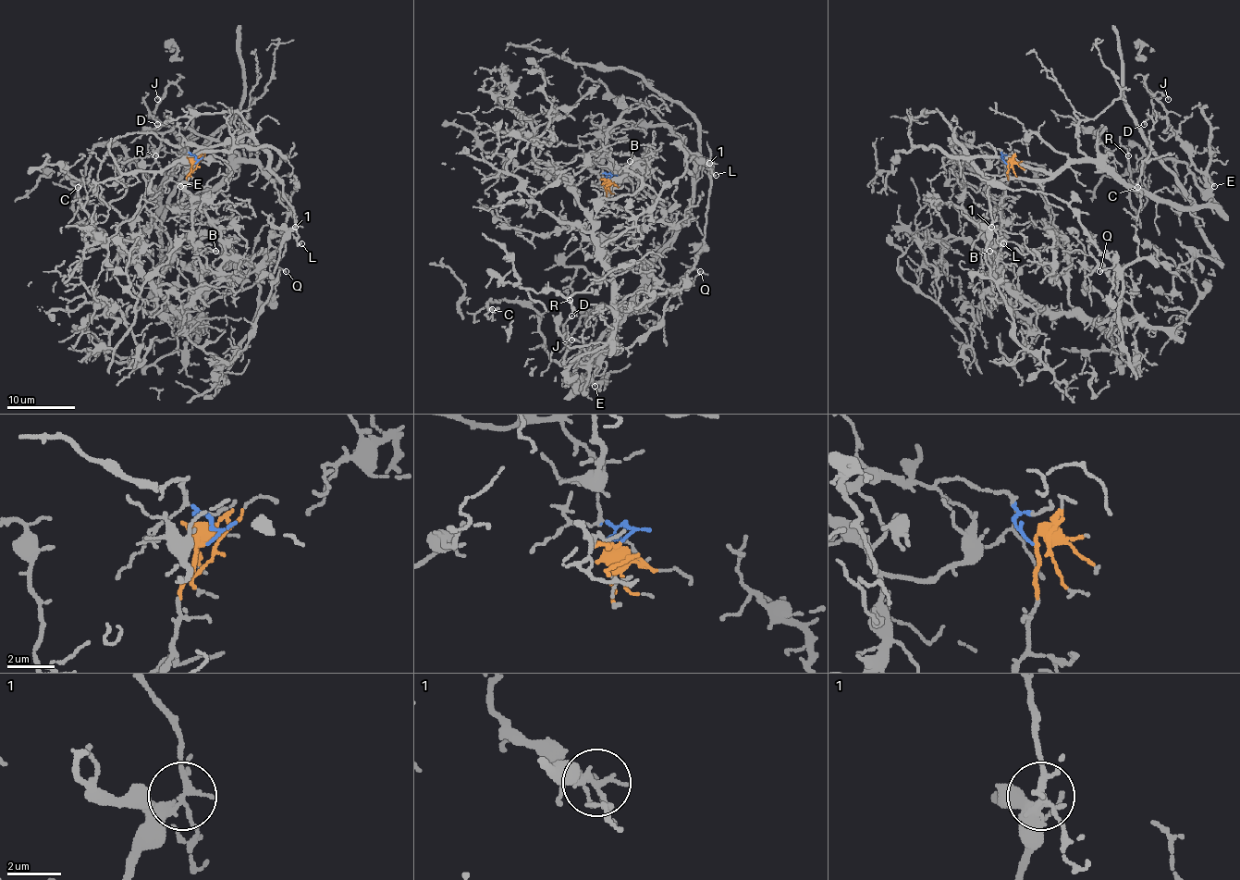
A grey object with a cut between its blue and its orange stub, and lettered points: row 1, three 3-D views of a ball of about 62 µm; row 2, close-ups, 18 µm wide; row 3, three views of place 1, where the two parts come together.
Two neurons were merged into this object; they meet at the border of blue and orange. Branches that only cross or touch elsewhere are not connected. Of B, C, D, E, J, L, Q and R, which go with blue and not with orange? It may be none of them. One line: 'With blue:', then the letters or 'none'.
With blue: C, D, E, J, L, R

